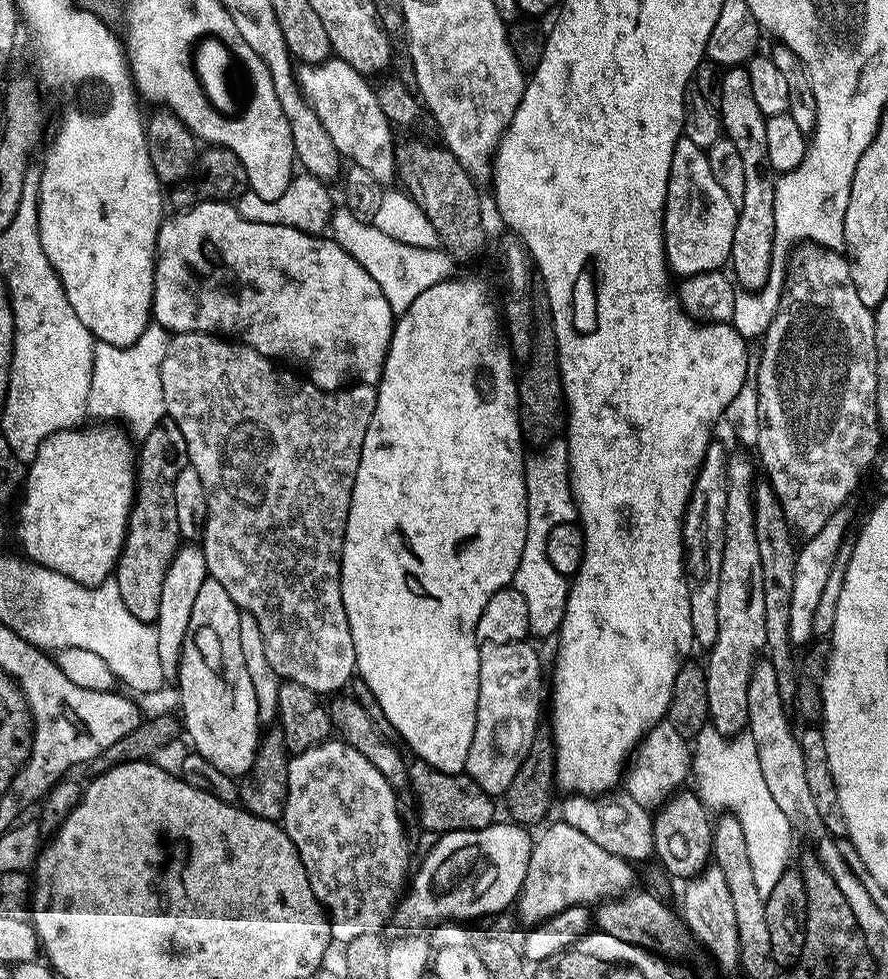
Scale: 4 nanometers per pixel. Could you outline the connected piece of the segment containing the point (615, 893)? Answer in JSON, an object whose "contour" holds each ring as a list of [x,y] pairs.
{"contour":[[[563,822],[551,824],[540,837],[535,837],[526,878],[514,905],[521,925],[542,924],[568,907],[596,906],[633,891],[636,872],[629,861],[610,854],[610,850],[602,850],[598,842],[586,838],[586,834],[574,830],[574,826]]]}

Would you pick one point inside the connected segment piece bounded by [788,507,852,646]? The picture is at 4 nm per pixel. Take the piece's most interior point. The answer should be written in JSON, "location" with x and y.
{"location":[814,560]}

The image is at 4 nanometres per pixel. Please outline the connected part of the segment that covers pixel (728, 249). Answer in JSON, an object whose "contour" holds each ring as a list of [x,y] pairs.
{"contour":[[[681,135],[674,146],[664,203],[664,253],[669,269],[680,278],[721,271],[732,255],[737,211],[737,204],[730,202],[726,190],[714,179],[707,151]]]}

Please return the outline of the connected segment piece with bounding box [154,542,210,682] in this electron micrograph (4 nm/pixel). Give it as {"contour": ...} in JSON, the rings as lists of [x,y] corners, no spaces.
{"contour":[[[188,542],[177,548],[162,582],[162,603],[158,605],[158,618],[154,622],[158,634],[158,662],[162,662],[165,681],[172,682],[177,679],[182,646],[186,642],[186,630],[190,626],[190,614],[194,610],[198,590],[202,590],[202,582],[209,579],[209,576],[210,566],[199,543]]]}

